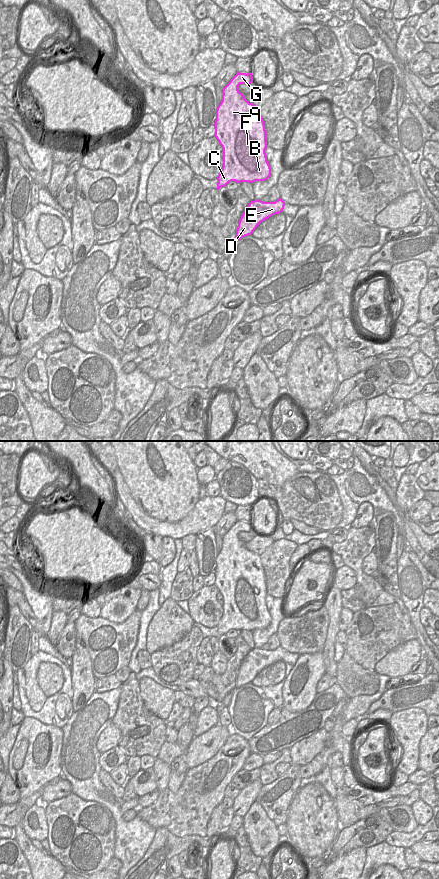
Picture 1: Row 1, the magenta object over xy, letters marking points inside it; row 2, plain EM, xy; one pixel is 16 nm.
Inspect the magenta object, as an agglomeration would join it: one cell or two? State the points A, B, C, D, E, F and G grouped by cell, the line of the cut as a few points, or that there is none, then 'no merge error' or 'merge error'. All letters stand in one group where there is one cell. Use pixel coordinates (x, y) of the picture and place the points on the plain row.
A B C D E F G | no cut | no merge error

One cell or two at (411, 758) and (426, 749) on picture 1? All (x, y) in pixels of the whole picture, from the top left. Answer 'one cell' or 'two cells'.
two cells

